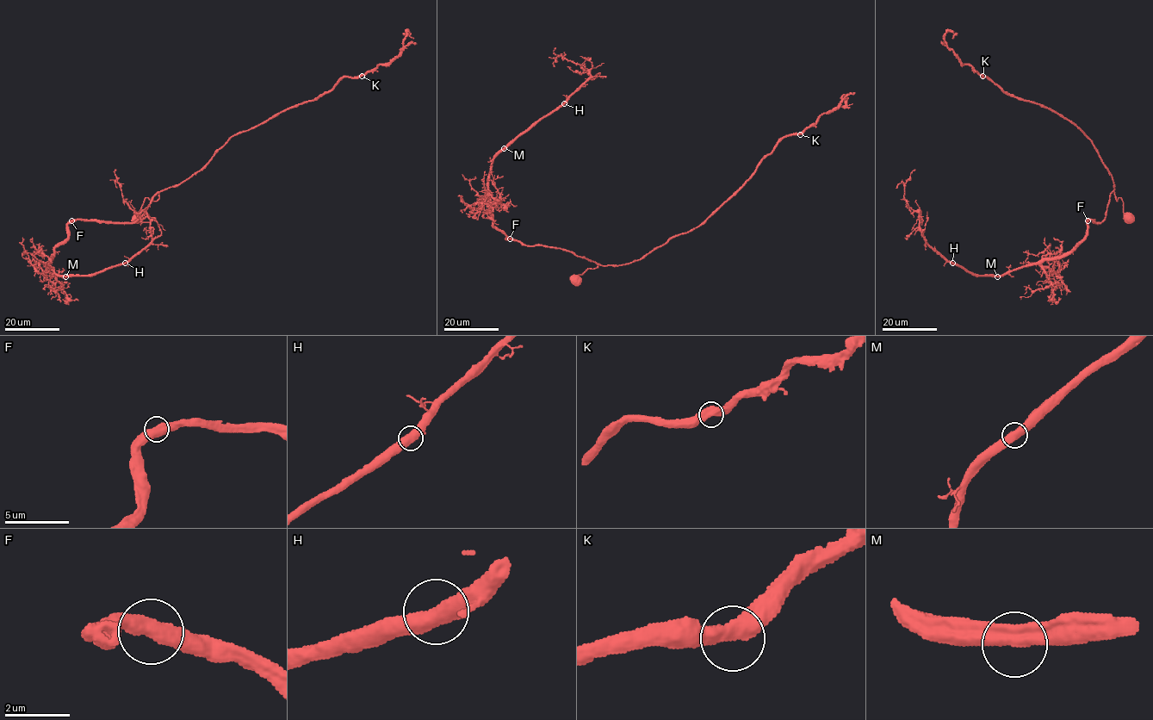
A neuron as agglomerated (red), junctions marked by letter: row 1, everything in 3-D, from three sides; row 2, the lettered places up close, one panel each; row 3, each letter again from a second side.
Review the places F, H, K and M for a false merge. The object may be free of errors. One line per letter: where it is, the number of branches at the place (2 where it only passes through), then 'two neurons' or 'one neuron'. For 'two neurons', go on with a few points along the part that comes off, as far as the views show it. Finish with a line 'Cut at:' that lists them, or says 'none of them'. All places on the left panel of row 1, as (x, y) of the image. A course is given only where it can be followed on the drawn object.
F: (71, 220) | 2 | one neuron
H: (125, 263) | 2 | one neuron
K: (362, 76) | 2 | one neuron
M: (65, 276) | 2 | one neuron
Cut at: none of them

